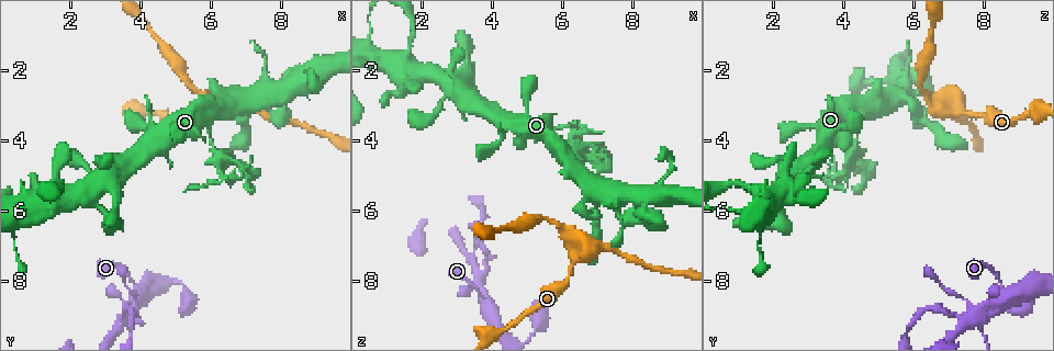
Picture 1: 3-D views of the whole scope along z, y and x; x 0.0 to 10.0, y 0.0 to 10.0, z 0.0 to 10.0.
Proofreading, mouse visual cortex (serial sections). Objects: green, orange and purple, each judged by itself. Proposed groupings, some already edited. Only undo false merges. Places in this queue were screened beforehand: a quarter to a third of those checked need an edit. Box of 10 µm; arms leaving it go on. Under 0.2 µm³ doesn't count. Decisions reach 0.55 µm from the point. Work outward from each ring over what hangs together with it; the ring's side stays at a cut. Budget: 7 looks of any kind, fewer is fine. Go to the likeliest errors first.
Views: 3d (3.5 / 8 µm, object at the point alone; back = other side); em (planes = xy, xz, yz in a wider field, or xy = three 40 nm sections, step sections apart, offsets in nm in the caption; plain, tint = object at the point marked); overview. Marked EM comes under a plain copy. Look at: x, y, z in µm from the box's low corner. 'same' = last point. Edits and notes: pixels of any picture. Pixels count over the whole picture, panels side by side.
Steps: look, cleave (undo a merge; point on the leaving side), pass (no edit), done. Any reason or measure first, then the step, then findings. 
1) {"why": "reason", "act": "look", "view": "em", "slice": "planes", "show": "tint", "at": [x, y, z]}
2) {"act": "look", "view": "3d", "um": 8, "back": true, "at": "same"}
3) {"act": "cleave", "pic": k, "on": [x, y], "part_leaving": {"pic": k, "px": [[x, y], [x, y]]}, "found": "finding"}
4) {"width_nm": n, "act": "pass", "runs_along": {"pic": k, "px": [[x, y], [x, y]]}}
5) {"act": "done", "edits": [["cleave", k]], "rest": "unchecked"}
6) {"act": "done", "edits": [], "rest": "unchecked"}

{"why": "four arms meet", "act": "look", "view": "3d", "um": 8, "back": true, "at": [3.55, 9.10, 7.70]}

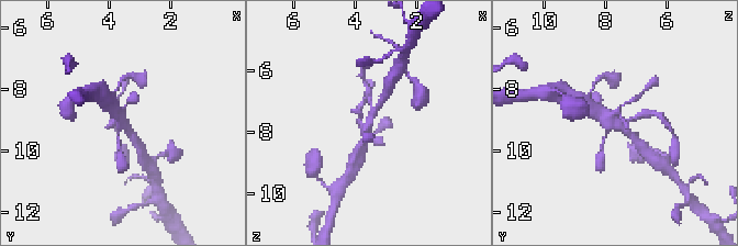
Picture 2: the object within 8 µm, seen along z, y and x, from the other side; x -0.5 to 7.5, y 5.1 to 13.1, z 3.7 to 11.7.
{"why": "now the EM", "act": "look", "view": "em", "slice": "planes", "show": "tint", "at": "same"}

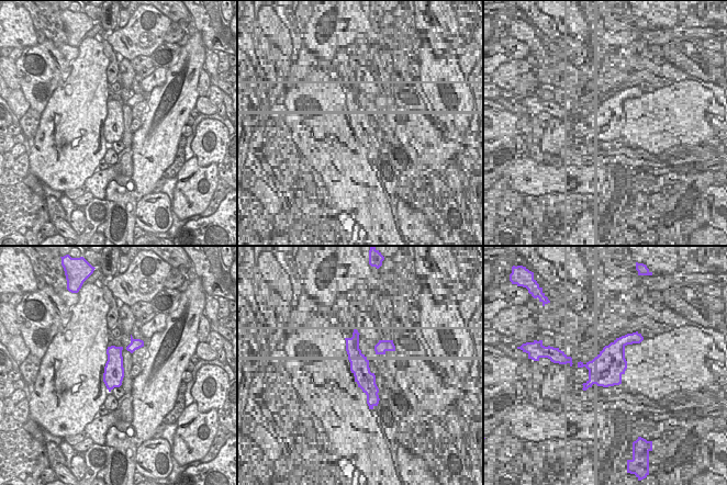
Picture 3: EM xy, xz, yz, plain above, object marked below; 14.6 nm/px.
{"act": "pass", "found": "continuous, no second cell"}

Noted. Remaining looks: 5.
{"why": "arms part here", "act": "look", "view": "3d", "um": 3.5, "at": [6.55, 3.10, 6.95]}

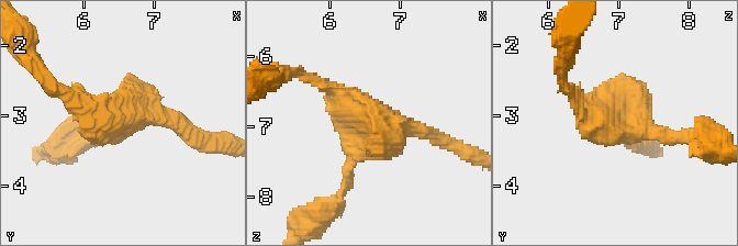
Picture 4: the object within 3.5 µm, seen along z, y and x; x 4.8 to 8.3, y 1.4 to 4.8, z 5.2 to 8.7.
{"act": "pass", "runs_along": {"pic": 4, "px": [[679, 140], [585, 119], [578, 99]]}, "found": "one cell here"}

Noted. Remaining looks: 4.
{"why": "sudden change in width", "act": "look", "view": "3d", "um": 8, "at": [5.95, 3.85, 4.35]}

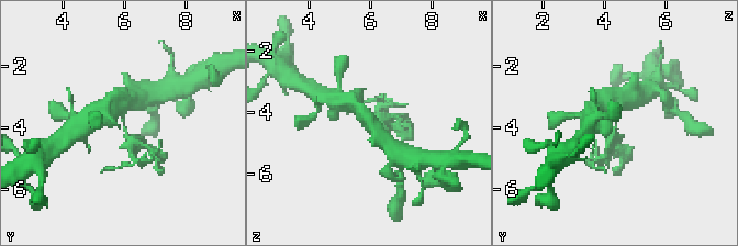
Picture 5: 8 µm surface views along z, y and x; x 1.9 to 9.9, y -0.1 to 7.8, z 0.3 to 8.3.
{"act": "look", "view": "3d", "um": 3.5, "at": "same"}

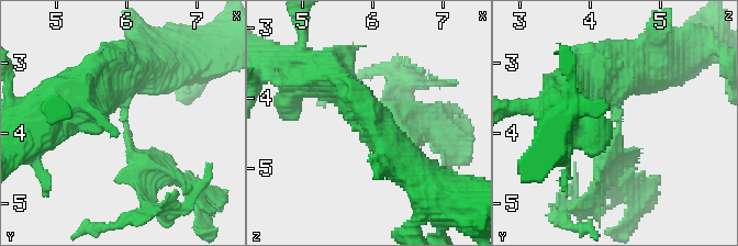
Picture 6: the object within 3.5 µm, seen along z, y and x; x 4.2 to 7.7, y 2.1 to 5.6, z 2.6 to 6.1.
{"act": "look", "view": "em", "slice": "xy", "step": 1, "show": "tint", "at": [6.00, 3.90, 4.40]}

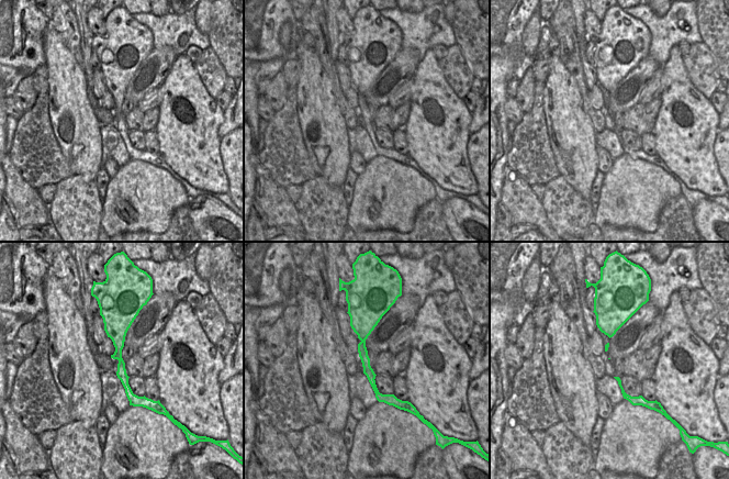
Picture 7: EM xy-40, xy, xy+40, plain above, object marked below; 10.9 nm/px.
{"act": "cleave", "pic": 6, "on": [615, 148], "part_leaving": {"pic": 6, "px": [[614, 110], [616, 181]]}, "found": "a second cell is stuck on"}

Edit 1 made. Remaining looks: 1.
{"act": "done", "edits": [["cleave", 6]], "rest": "unchecked"}

